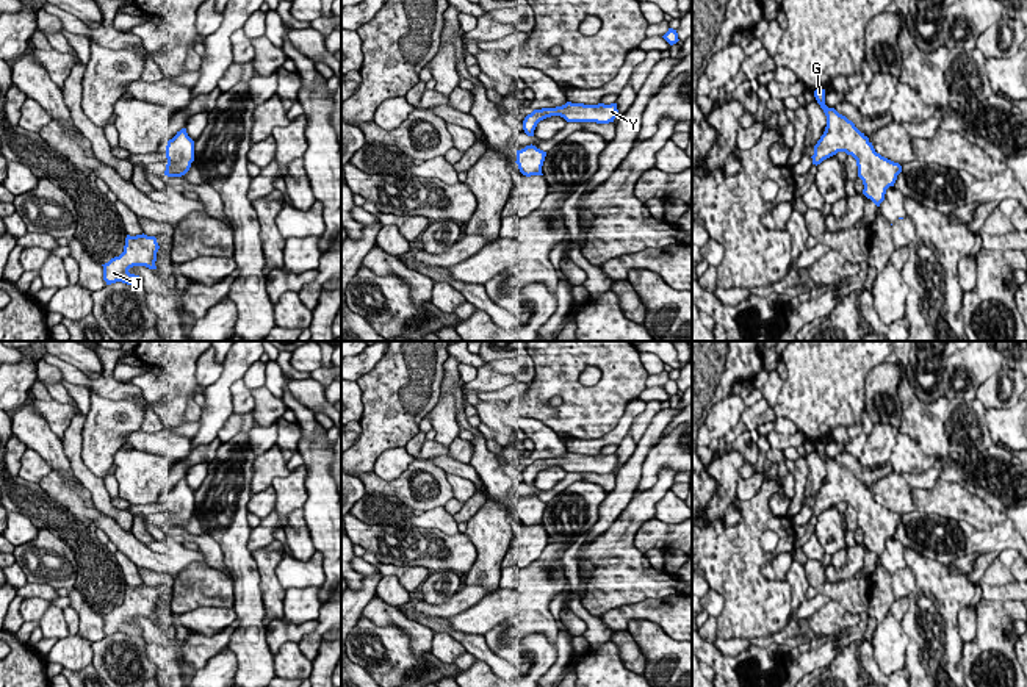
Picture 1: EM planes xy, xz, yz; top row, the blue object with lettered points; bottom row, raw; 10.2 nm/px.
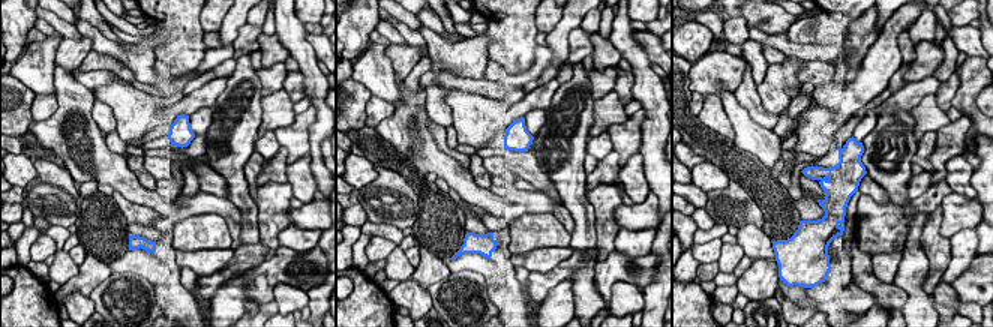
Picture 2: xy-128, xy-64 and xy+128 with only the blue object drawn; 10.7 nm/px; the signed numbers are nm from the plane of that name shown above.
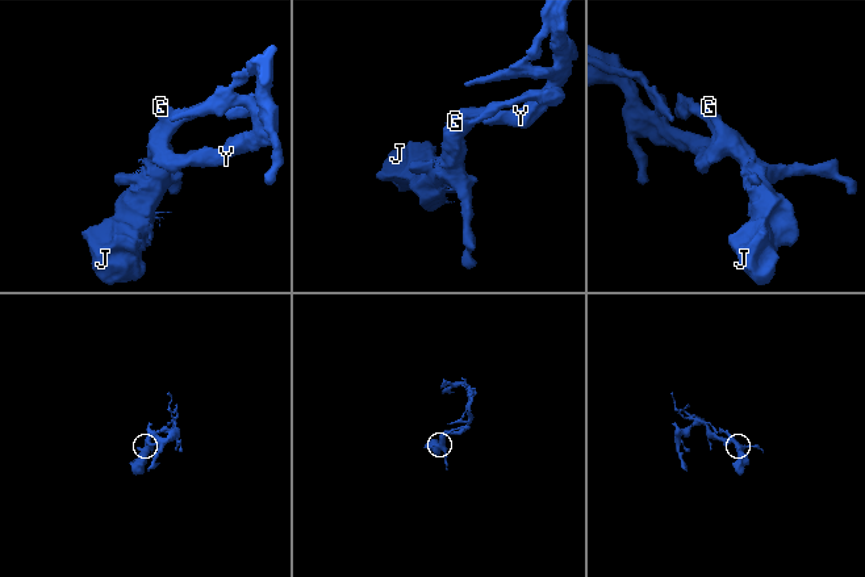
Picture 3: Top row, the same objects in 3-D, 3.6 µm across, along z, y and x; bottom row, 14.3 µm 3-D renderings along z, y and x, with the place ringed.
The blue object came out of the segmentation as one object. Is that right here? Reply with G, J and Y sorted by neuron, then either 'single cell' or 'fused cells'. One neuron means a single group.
groups G J Y; single cell

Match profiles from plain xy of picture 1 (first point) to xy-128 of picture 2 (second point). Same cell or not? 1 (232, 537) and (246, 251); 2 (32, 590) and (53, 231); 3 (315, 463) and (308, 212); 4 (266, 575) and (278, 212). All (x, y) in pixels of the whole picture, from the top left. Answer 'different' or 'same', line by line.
1: different
2: same
3: different
4: same

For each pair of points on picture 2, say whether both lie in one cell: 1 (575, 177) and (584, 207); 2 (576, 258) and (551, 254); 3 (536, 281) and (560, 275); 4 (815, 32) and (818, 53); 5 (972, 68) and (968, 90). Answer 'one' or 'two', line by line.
1: one
2: two
3: one
4: two
5: one

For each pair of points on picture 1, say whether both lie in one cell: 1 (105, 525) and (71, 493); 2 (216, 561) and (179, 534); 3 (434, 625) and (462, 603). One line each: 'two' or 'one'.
1: one
2: one
3: two

